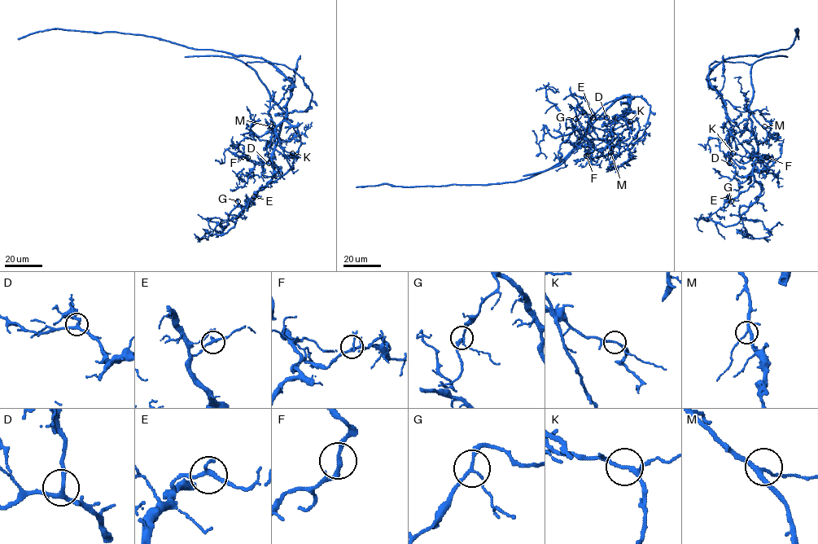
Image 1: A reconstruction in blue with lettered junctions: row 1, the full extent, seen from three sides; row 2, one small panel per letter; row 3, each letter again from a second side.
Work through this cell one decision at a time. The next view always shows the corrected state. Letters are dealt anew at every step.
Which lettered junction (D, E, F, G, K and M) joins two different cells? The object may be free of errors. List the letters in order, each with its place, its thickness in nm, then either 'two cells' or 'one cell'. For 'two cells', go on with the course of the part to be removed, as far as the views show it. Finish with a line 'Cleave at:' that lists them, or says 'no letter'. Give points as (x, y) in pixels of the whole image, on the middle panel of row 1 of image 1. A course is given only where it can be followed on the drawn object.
D: (606, 117) | 200 nm | one cell
E: (592, 117) | 180 nm | one cell
F: (586, 155) | 180 nm | one cell
G: (575, 119) | 130 nm | one cell
K: (630, 121) | 160 nm | two cells | (630, 121), (617, 114), (614, 118), (629, 108), (630, 97), (620, 96), (561, 160), (513, 182), (356, 187)
M: (610, 152) | 200 nm | one cell
Cleave at: K

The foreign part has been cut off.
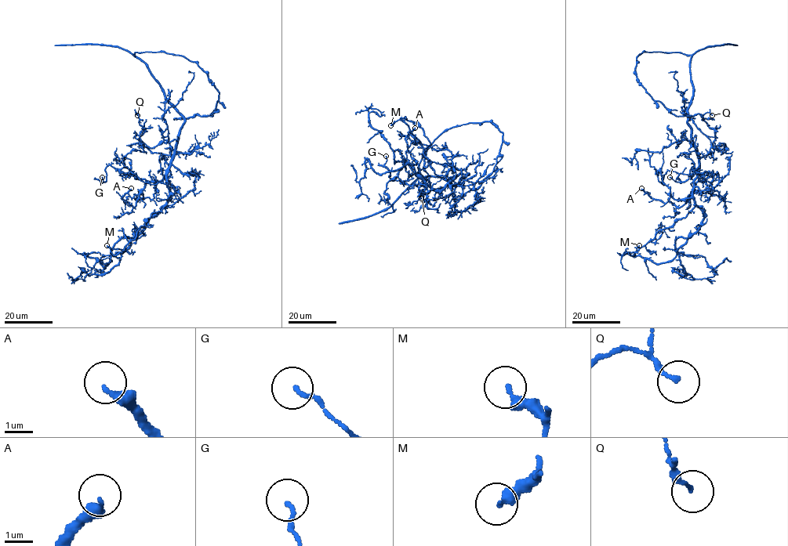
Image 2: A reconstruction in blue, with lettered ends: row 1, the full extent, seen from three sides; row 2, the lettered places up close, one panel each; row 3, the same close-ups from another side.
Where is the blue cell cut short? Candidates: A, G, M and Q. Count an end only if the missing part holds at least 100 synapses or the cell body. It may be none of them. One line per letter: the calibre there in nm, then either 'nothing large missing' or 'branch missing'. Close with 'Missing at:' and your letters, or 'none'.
A: 260 nm thick; nothing large missing
G: 120 nm thick; nothing large missing
M: 320 nm thick; nothing large missing
Q: 150 nm thick; nothing large missing
Missing at: none

